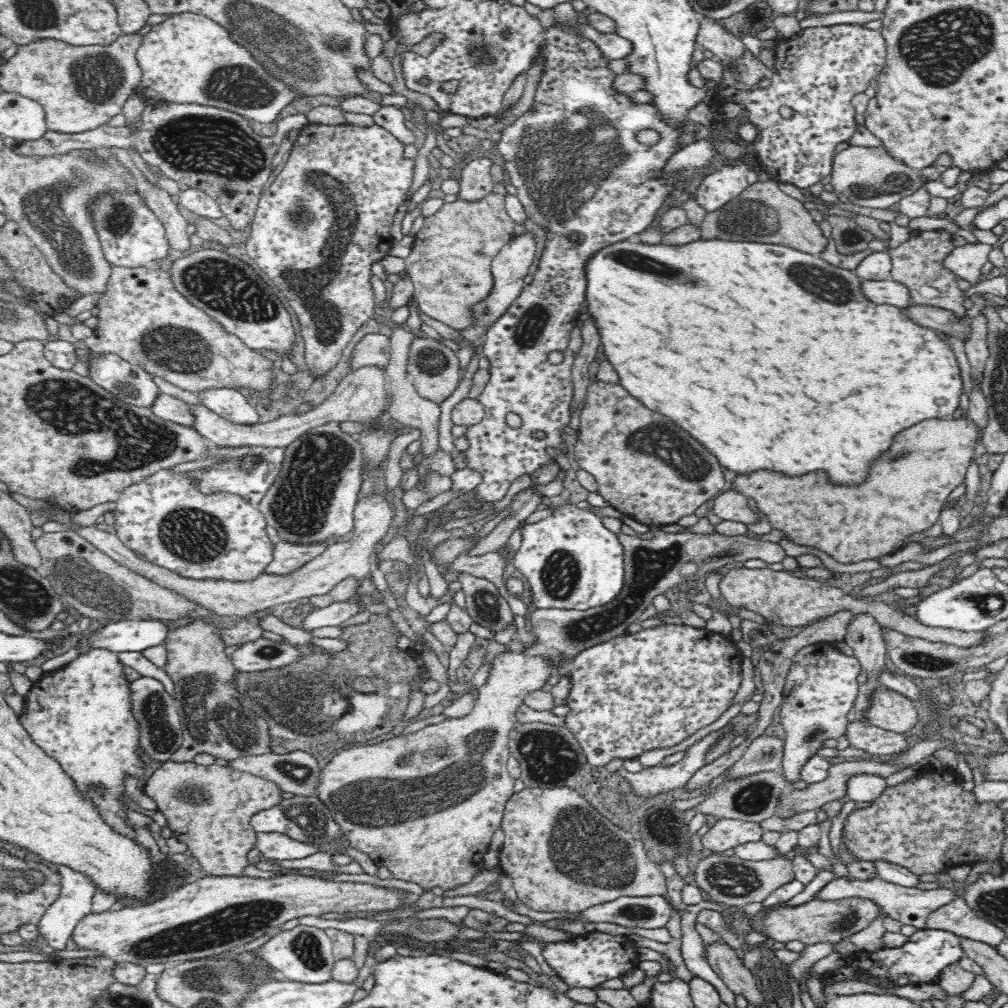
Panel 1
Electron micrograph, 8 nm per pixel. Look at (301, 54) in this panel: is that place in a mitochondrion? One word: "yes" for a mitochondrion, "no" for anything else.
yes

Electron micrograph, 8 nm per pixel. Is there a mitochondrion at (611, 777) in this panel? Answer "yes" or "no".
no

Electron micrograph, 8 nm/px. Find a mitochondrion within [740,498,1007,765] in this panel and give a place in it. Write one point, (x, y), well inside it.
(920, 659)

